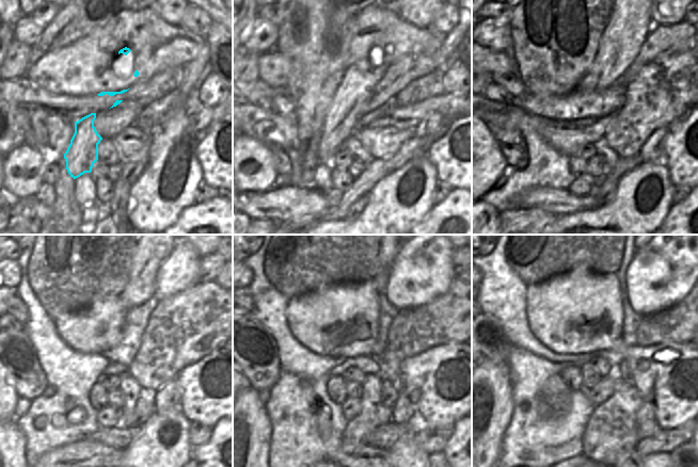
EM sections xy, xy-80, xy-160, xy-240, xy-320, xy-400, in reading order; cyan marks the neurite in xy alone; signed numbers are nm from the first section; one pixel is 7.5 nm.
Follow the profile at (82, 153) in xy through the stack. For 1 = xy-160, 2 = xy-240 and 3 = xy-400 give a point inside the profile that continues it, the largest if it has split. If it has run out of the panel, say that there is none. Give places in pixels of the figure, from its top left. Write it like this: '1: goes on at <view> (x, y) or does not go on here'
1: goes on at xy-160 (630, 23)
2: goes on at xy-240 (148, 256)
3: does not go on here

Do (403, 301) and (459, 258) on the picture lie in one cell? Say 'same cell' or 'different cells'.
different cells

